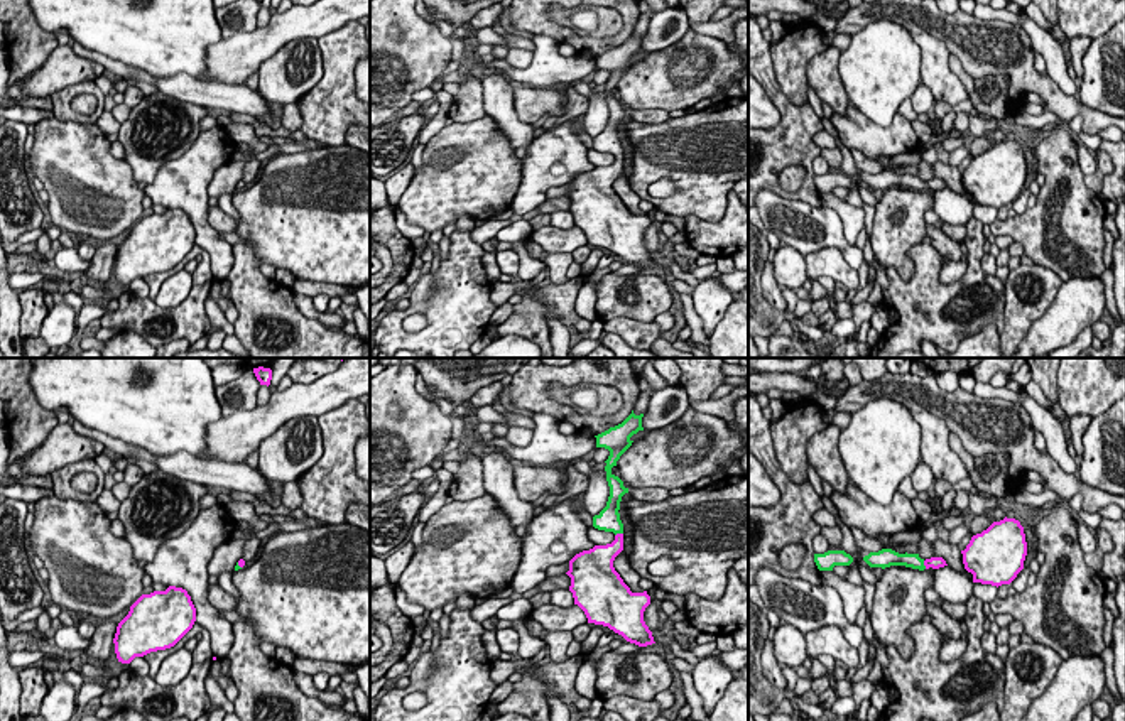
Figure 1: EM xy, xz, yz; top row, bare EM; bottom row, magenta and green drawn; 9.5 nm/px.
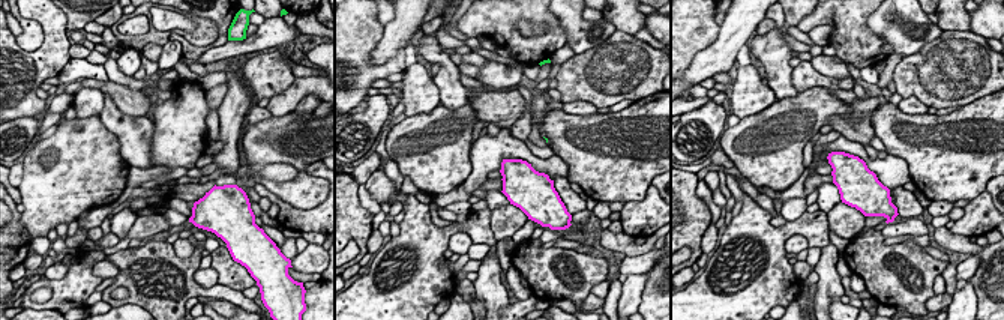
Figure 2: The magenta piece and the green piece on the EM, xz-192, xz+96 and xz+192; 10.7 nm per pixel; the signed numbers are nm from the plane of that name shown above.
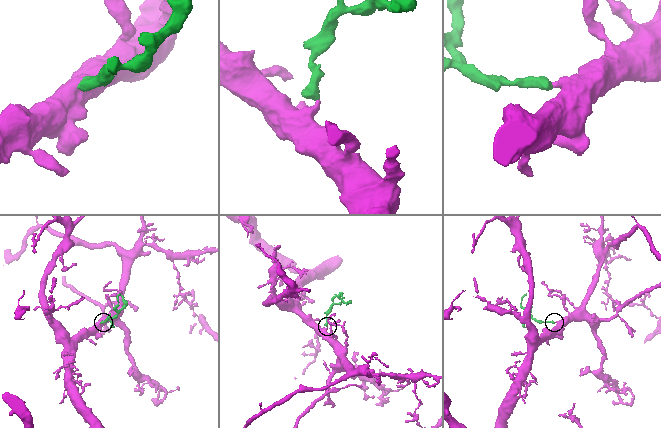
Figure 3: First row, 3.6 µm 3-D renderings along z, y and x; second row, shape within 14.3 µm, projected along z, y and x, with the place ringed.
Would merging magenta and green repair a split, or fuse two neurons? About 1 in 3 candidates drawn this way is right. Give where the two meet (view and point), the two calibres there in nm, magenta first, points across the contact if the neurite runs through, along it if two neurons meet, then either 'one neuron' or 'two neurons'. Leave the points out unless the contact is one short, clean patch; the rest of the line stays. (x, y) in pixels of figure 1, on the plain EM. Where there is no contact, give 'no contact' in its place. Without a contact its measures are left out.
contact xz (619, 156); calibres 190 and 220 nm; way xz (602, 176), (619, 156), (608, 140); one neuron

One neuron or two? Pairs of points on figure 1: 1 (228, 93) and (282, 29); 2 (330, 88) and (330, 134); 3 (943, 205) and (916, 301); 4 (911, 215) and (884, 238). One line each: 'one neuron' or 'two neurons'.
1: two neurons
2: one neuron
3: two neurons
4: one neuron

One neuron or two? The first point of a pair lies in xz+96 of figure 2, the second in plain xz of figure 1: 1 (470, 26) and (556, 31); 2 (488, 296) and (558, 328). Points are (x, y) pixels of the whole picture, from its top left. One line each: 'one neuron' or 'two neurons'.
1: one neuron
2: one neuron

